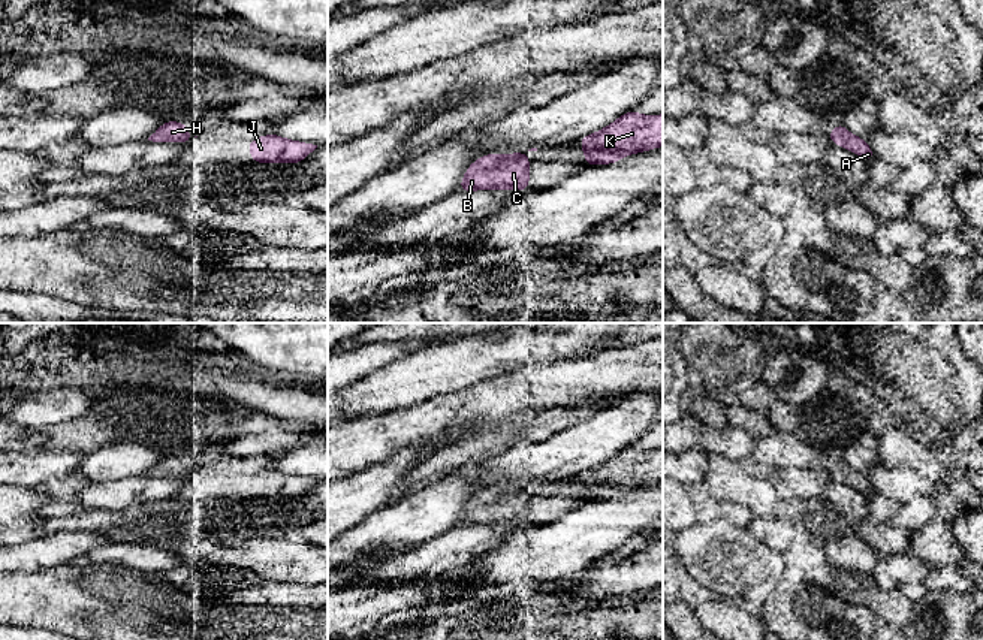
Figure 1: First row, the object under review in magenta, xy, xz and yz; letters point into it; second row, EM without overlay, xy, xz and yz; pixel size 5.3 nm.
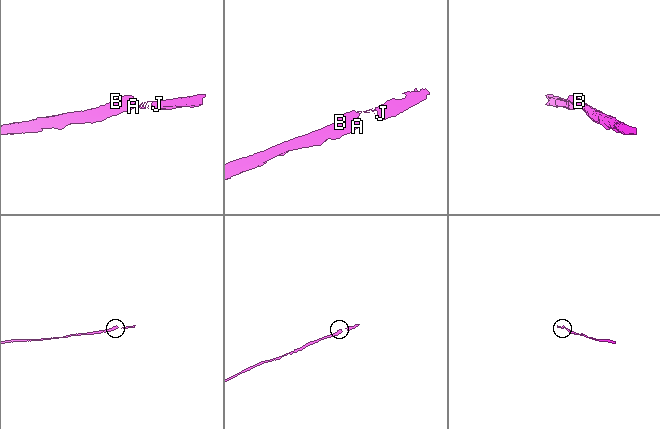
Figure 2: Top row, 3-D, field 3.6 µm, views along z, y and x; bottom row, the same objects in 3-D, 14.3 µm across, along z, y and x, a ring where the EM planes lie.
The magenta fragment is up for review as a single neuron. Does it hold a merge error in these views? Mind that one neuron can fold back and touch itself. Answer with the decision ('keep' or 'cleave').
cleave

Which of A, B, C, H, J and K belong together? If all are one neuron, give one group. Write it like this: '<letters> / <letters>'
A B C H / J K

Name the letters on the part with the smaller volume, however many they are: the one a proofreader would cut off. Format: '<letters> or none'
J, K

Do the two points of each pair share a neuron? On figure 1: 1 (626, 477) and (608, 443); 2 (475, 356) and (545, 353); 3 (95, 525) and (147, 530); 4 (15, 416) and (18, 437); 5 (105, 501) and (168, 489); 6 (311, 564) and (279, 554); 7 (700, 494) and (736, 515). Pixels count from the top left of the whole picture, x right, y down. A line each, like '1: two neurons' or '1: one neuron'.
1: two neurons
2: one neuron
3: one neuron
4: two neurons
5: one neuron
6: one neuron
7: one neuron

